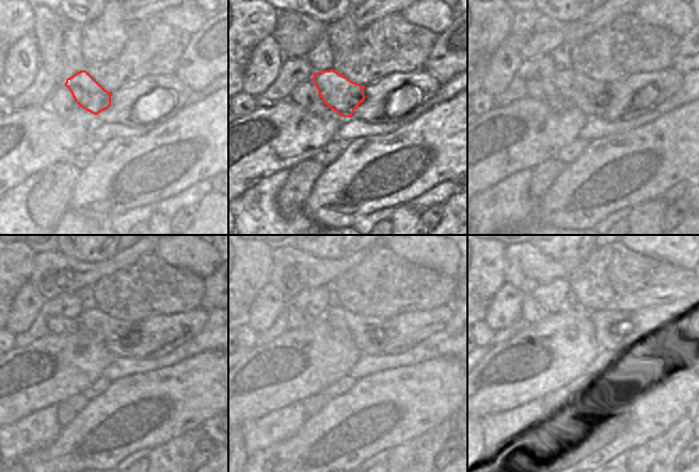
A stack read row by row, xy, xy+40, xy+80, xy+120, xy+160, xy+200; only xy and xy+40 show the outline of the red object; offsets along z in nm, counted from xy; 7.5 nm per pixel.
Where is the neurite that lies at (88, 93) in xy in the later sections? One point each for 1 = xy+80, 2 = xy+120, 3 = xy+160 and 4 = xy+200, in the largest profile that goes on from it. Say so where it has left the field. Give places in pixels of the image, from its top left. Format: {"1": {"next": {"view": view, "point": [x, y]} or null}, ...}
{"1": {"next": {"view": "xy+80", "point": [590, 96]}}, "2": {"next": {"view": "xy+120", "point": [118, 336]}}, "3": {"next": {"view": "xy+160", "point": [364, 329]}}, "4": {"next": {"view": "xy+200", "point": [607, 325]}}}

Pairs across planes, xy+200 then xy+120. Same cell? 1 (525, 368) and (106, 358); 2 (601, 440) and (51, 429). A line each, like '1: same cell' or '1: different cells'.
1: same cell
2: different cells

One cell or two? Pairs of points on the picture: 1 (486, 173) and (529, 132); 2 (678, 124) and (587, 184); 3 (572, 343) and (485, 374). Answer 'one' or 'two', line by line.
1: one
2: one
3: one

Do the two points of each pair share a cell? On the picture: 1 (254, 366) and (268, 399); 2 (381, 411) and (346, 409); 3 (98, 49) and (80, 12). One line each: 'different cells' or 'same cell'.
1: same cell
2: same cell
3: different cells

